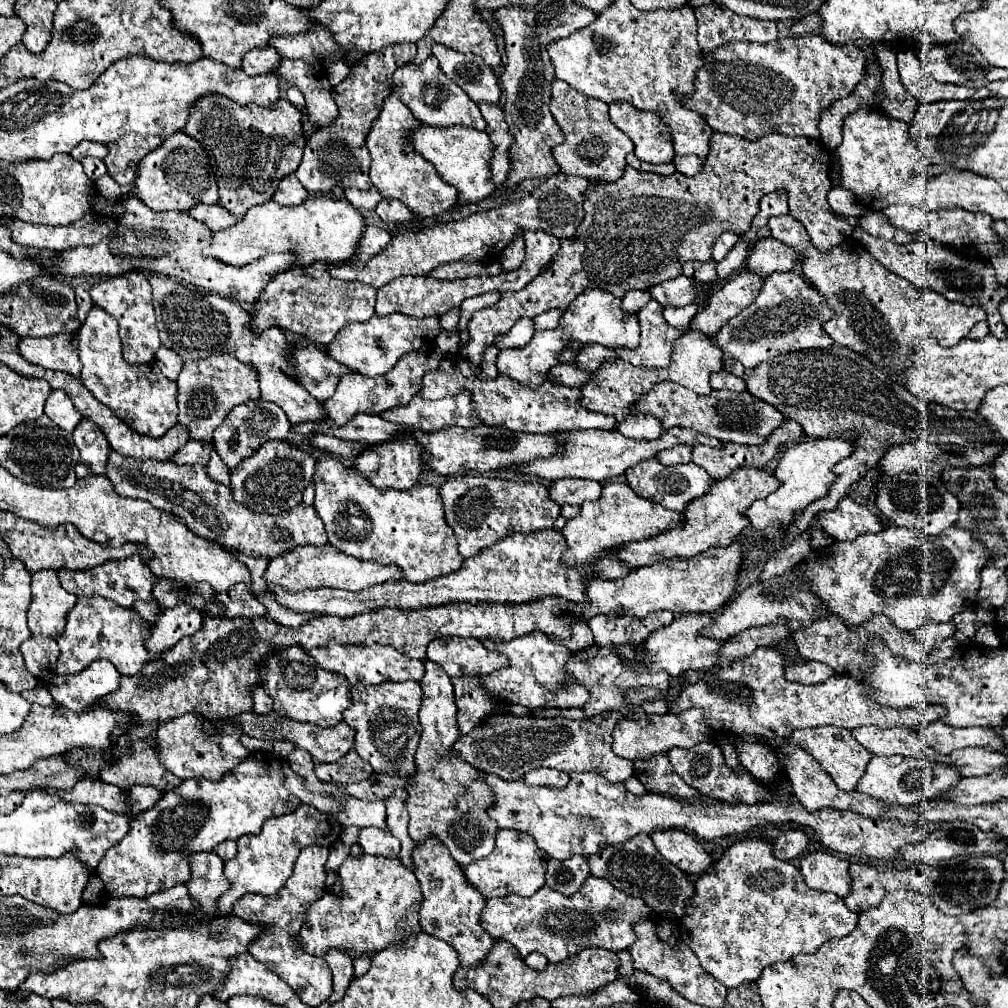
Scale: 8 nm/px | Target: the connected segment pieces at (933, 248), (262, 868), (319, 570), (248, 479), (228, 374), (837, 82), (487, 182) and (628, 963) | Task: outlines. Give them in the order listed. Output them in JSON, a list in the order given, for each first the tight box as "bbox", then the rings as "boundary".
[{"bbox":[845,217,1006,338],"boundary":[[[845,217],[845,219],[849,223],[856,223],[852,237],[856,238],[890,272],[906,278],[908,282],[916,284],[918,288],[936,290],[936,292],[944,294],[948,300],[974,302],[974,304],[982,306],[984,312],[986,312],[986,322],[990,326],[990,334],[996,336],[996,338],[1006,338],[1004,324],[1002,324],[1002,318],[1000,318],[1000,312],[998,312],[998,304],[1006,296],[1006,288],[996,282],[996,274],[994,274],[990,262],[968,260],[968,258],[952,252],[946,246],[932,242],[932,240],[914,240],[910,244],[888,242],[884,238],[876,238],[876,236],[870,236],[868,232],[864,232],[858,223],[858,218]]]},{"bbox":[220,804,342,916],"boundary":[[[300,804],[290,814],[268,818],[264,822],[260,834],[252,834],[252,836],[248,834],[248,836],[240,838],[236,842],[238,854],[224,864],[224,874],[226,874],[226,878],[230,880],[232,886],[220,898],[220,916],[230,916],[232,904],[248,892],[256,892],[260,896],[276,894],[284,886],[284,882],[290,878],[300,850],[304,846],[310,846],[310,844],[330,846],[340,836],[340,830],[342,830],[342,826],[338,824],[336,818],[318,812],[316,808],[312,808],[308,804]]]},{"bbox":[264,546,402,592],"boundary":[[[298,546],[288,554],[272,560],[264,572],[268,584],[278,584],[288,592],[300,592],[306,588],[344,588],[344,590],[362,590],[386,580],[402,580],[402,572],[396,566],[382,566],[378,562],[366,562],[352,556],[346,556],[332,546]]]},{"bbox":[230,440,316,514],"boundary":[[[270,440],[262,448],[240,462],[238,470],[230,472],[232,498],[256,512],[280,514],[302,502],[302,492],[308,486],[316,468],[316,458],[310,452],[302,452],[290,440]]]},{"bbox":[178,356,260,440],"boundary":[[[210,356],[186,362],[178,380],[178,422],[184,424],[194,440],[212,440],[212,432],[220,426],[226,414],[246,400],[260,398],[256,370],[242,364],[234,356]]]},{"bbox":[680,34,866,140],"boundary":[[[804,34],[798,38],[784,38],[768,44],[758,42],[734,42],[730,46],[720,46],[712,54],[702,54],[704,66],[696,72],[694,92],[688,98],[680,98],[682,106],[700,112],[708,126],[716,132],[734,134],[740,138],[756,140],[764,134],[786,134],[786,136],[808,136],[818,138],[820,112],[828,108],[834,100],[852,94],[856,84],[864,78],[866,54],[854,44],[836,46],[826,42],[818,34]]]},{"bbox":[408,124,496,204],"boundary":[[[420,124],[410,132],[408,140],[418,150],[420,156],[424,156],[428,162],[434,164],[440,178],[444,182],[450,182],[458,190],[458,200],[474,204],[488,198],[496,190],[488,168],[494,144],[490,142],[490,136],[486,132],[478,132],[474,128],[464,128],[464,126],[436,128],[436,126]]]},{"bbox":[618,950,634,978],"boundary":[[[628,950],[624,952],[618,952],[618,958],[620,958],[620,974],[618,978],[628,978],[634,974],[634,966],[632,966],[632,958],[628,954]]]}]

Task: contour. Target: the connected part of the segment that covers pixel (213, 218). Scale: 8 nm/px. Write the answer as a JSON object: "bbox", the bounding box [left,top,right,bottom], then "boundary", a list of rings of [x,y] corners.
{"bbox":[188,204,236,230],"boundary":[[[212,204],[212,206],[194,206],[190,212],[188,212],[192,218],[204,222],[210,230],[224,230],[228,226],[232,226],[236,222],[236,218],[220,204]]]}

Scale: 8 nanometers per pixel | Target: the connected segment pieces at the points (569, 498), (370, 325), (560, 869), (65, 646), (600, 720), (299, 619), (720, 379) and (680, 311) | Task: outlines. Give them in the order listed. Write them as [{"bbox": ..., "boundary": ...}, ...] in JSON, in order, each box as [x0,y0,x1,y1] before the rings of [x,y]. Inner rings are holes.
[{"bbox":[550,478,602,506],"boundary":[[[562,478],[550,486],[550,498],[554,502],[580,506],[586,500],[598,500],[602,496],[602,486],[594,480],[576,480],[576,478]]]},{"bbox":[326,314,440,378],"boundary":[[[388,314],[384,318],[372,316],[364,324],[352,322],[344,326],[336,334],[334,342],[328,344],[326,352],[334,360],[356,370],[358,374],[376,378],[392,370],[402,354],[420,350],[424,344],[432,344],[438,334],[440,334],[440,318],[408,318],[408,314]]]},{"bbox":[546,856,590,896],"boundary":[[[572,856],[568,860],[550,860],[546,870],[546,884],[566,896],[580,890],[582,882],[590,876],[588,856]]]},{"bbox":[58,598,164,676],"boundary":[[[78,598],[76,606],[68,612],[66,630],[58,638],[60,656],[58,656],[58,674],[78,674],[94,660],[106,658],[110,660],[120,674],[134,676],[138,674],[144,664],[152,662],[154,658],[162,658],[164,652],[150,652],[146,648],[146,638],[152,634],[152,624],[144,622],[140,614],[128,608],[116,606],[112,600],[96,598]]]},{"bbox":[454,712,634,784],"boundary":[[[604,712],[588,720],[566,720],[566,718],[486,718],[470,734],[462,736],[454,748],[462,758],[476,770],[498,774],[504,780],[520,780],[528,770],[534,768],[556,768],[562,772],[596,772],[604,774],[606,780],[622,784],[634,772],[634,762],[624,760],[612,752],[612,730],[622,718],[620,712]]]},{"bbox":[258,590,322,626],"boundary":[[[270,590],[258,594],[258,598],[262,598],[260,602],[268,608],[266,618],[272,618],[276,624],[288,624],[288,626],[302,626],[302,622],[312,620],[312,618],[320,618],[322,614],[300,614],[294,610],[288,610],[284,606],[280,606],[280,602],[276,602],[276,598],[270,594]]]},{"bbox":[710,370,746,392],"boundary":[[[720,370],[716,374],[712,374],[710,378],[710,386],[716,388],[716,390],[722,390],[722,388],[728,388],[728,390],[736,390],[736,392],[742,392],[746,390],[746,382],[726,370]]]},{"bbox":[664,302,700,330],"boundary":[[[692,302],[692,306],[682,306],[682,308],[676,308],[676,310],[672,310],[672,306],[670,306],[670,308],[664,308],[664,318],[666,318],[668,324],[672,324],[680,330],[688,330],[688,322],[698,312],[698,308],[700,306],[696,302]]]}]

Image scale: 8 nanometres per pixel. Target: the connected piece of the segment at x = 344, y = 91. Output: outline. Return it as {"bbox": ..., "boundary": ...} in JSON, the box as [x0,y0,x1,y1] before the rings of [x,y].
{"bbox":[294,44,416,194],"boundary":[[[400,44],[388,46],[376,54],[364,56],[358,66],[354,66],[344,82],[334,86],[332,98],[340,108],[336,122],[328,128],[316,130],[304,148],[304,158],[298,170],[294,172],[302,186],[316,194],[330,194],[336,184],[344,188],[360,188],[368,190],[372,186],[368,170],[370,170],[370,154],[366,148],[366,136],[370,132],[372,122],[378,118],[386,96],[392,92],[392,74],[396,68],[412,62],[416,56],[416,44]]]}

